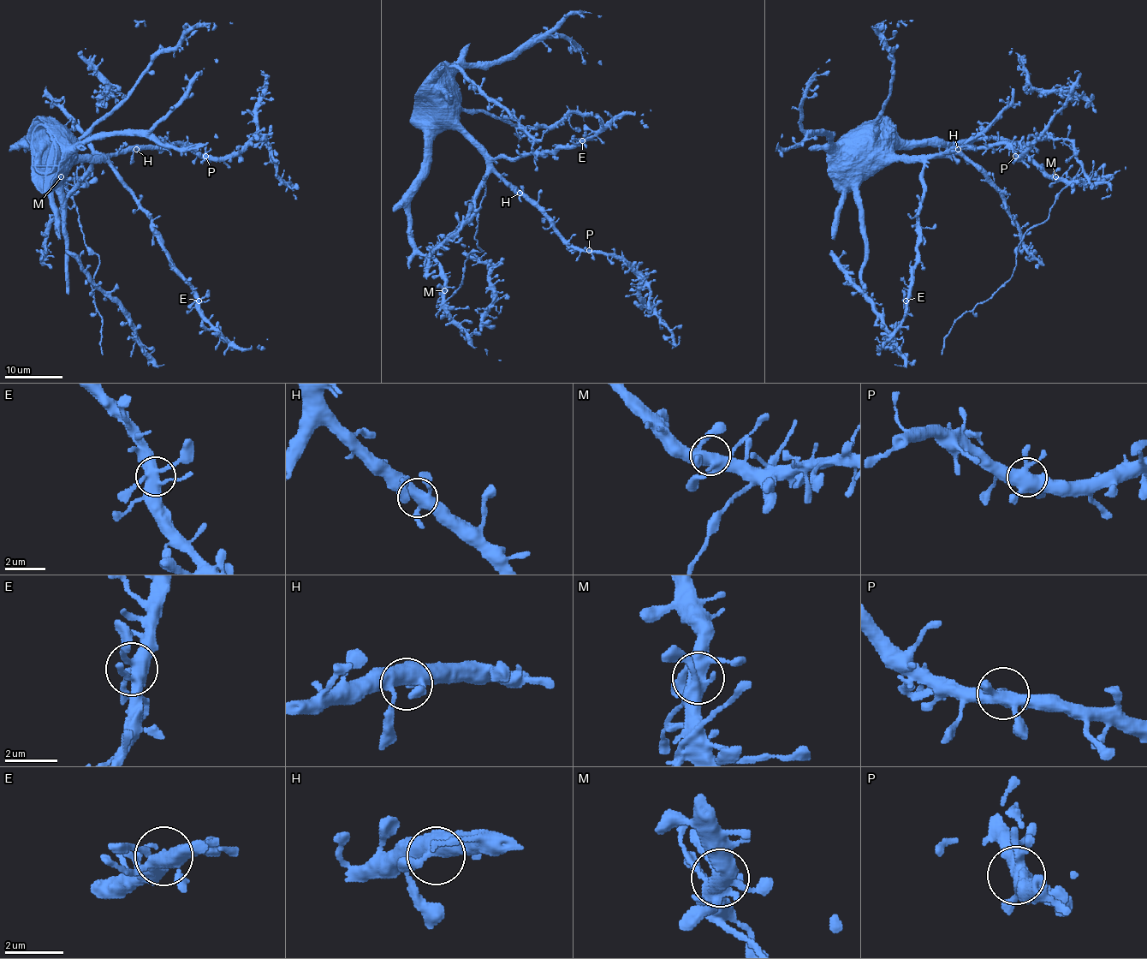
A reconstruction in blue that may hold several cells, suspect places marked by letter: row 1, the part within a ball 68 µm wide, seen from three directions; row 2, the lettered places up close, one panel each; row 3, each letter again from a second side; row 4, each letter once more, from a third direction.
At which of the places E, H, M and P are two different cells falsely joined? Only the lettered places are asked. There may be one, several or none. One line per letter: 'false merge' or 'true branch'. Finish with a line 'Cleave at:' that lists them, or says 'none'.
E: true branch
H: true branch
M: true branch
P: true branch
Cleave at: none

